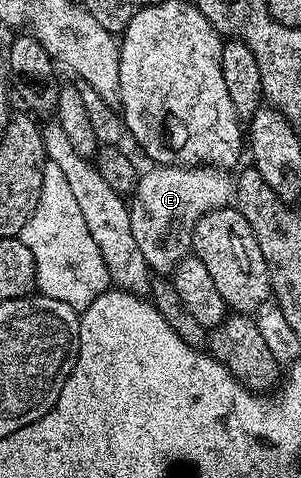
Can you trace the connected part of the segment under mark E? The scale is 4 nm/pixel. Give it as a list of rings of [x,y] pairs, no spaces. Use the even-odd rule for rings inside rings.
[[[159,165],[151,167],[147,174],[140,176],[135,182],[135,191],[130,194],[129,223],[133,227],[133,239],[137,239],[137,247],[141,247],[141,255],[145,255],[147,268],[155,275],[174,274],[177,263],[192,252],[191,236],[195,223],[200,221],[209,211],[225,209],[233,201],[233,181],[222,169],[214,167],[188,167],[185,165]]]

